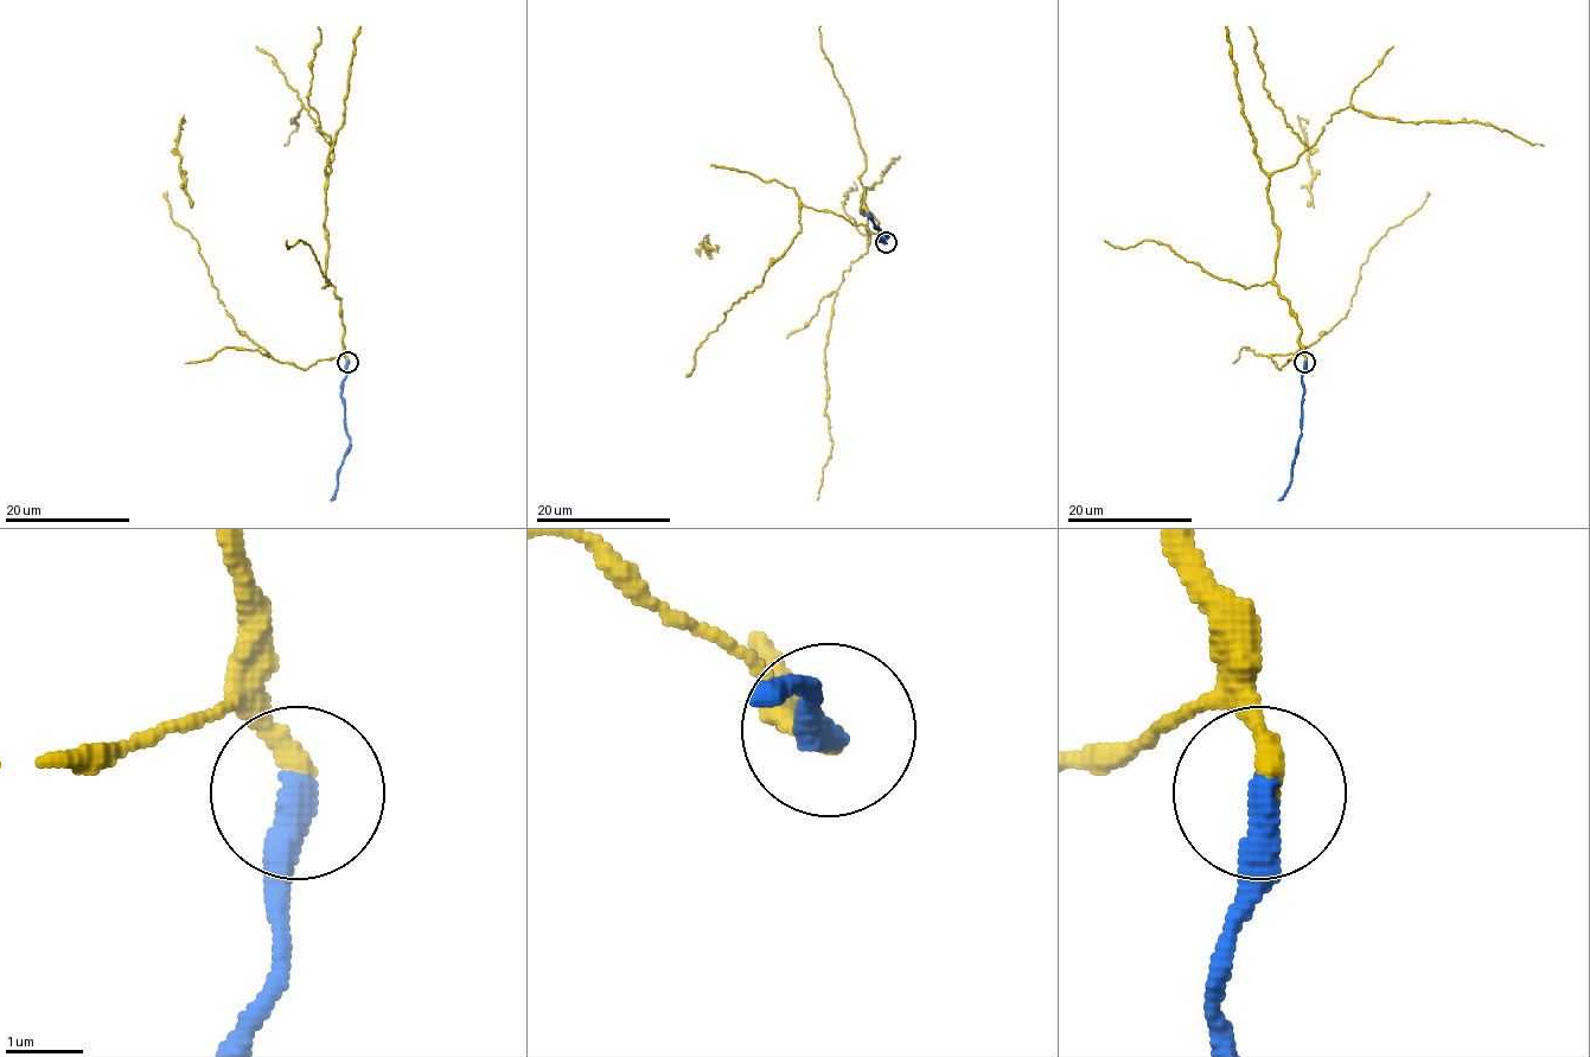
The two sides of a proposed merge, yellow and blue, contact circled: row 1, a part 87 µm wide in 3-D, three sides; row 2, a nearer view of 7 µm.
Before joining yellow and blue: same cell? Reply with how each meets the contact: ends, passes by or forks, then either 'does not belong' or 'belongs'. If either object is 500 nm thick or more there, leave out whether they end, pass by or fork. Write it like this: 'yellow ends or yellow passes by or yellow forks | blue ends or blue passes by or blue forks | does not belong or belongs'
yellow ends | blue ends | belongs

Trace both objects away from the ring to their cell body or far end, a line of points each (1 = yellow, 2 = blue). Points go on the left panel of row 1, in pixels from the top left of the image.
1: (346, 361), (342, 303), (326, 278), (326, 184), (333, 150), (302, 107), (292, 121), (298, 125), (285, 145)
2: (347, 361), (342, 400), (349, 451), (340, 467), (332, 501)

